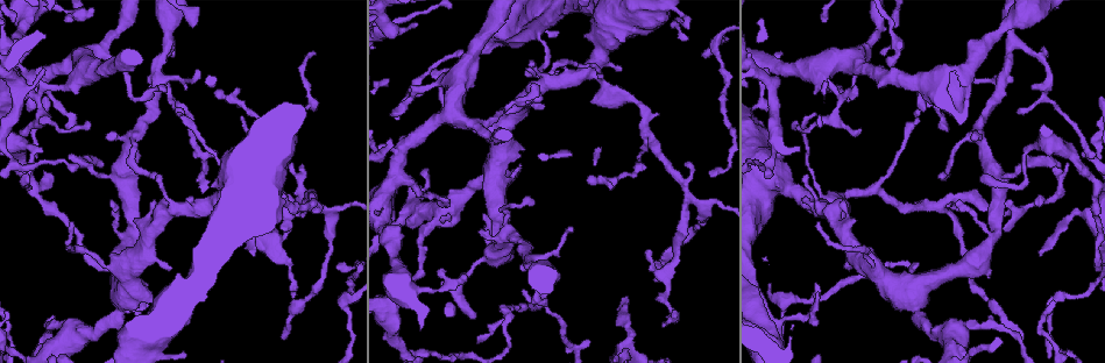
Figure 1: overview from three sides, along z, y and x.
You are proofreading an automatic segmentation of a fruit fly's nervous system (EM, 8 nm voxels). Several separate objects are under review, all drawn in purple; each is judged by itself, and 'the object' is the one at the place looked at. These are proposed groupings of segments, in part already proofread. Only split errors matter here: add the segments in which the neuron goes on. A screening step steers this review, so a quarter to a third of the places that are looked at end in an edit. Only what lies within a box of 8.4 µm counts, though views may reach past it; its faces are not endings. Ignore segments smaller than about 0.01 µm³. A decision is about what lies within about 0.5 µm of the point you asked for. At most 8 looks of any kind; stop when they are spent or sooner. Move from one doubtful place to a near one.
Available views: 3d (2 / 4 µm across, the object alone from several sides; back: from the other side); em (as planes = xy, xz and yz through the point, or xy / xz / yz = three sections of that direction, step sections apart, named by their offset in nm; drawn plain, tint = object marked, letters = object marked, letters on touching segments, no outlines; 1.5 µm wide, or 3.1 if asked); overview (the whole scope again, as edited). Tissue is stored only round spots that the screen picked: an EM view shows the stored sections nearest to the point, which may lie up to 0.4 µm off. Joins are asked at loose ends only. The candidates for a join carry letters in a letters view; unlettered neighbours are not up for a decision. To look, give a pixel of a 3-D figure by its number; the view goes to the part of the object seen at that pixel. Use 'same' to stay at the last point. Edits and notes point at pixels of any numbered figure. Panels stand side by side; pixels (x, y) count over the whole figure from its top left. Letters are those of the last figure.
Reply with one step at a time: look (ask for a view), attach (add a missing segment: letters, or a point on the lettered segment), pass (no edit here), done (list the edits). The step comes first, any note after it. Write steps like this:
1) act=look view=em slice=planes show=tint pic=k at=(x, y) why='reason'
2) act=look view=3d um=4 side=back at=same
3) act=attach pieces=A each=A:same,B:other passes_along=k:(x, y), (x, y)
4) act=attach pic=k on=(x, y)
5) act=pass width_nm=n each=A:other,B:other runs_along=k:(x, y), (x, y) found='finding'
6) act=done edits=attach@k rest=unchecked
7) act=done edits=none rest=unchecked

act=look view=3d um=4 side=back pic=1 at=(282, 337) why='thin end'

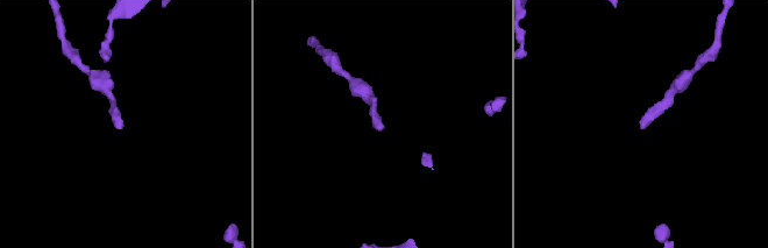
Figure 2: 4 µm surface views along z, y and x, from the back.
act=look view=em slice=planes show=letters pic=2 at=(642, 125) why='need the tissue'

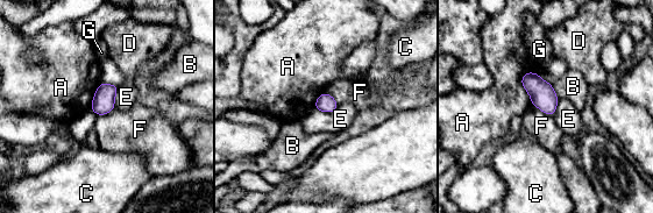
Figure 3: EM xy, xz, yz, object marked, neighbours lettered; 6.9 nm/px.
act=pass longest_contact=A:240nm each=A:other,B:other,C:other,D:other,E:other,F:other,G:other border=3:(339, 104), (329, 112), (314, 106) found='no lettered segment goes on from it'

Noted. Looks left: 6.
act=look view=em slice=planes show=letters pic=1 at=(1037, 253) why='tapers out'

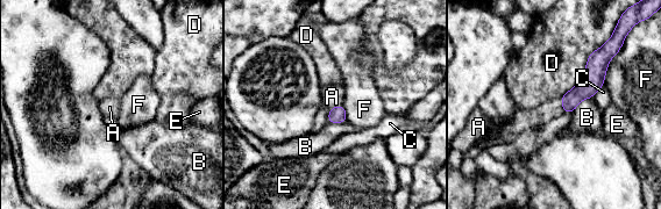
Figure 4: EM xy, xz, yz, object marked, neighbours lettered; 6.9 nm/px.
act=attach pieces=A each=A:same,B:other,C:other,D:other,E:other,F:other passes_along=4:(590, 83), (562, 105), (530, 119) found='the neuron continues'

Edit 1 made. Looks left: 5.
act=look view=em slice=planes show=letters pic=1 at=(98, 166) why='branch stops here'

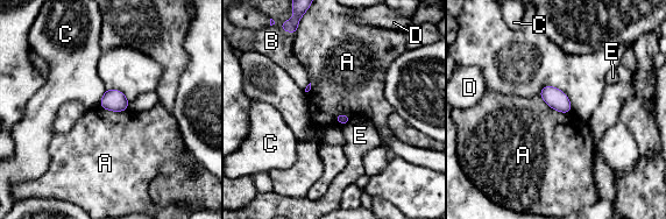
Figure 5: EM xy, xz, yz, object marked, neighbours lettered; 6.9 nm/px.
act=pass each=A:other,B:other,C:other,D:other,E:other border=5:(539, 94), (551, 107), (571, 112) found='none of them fits'

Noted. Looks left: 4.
act=done edits=attach@4 rest=unchecked

